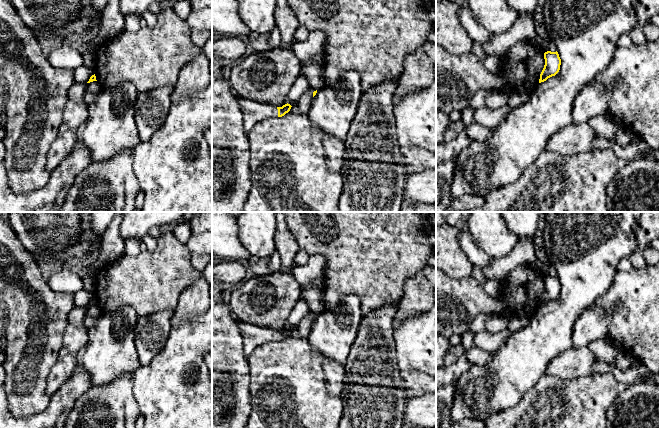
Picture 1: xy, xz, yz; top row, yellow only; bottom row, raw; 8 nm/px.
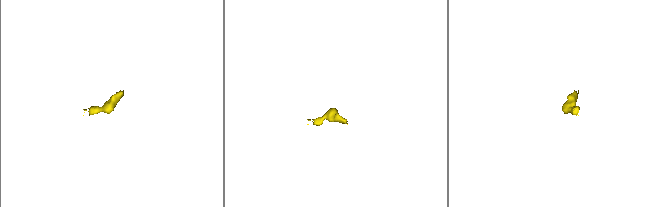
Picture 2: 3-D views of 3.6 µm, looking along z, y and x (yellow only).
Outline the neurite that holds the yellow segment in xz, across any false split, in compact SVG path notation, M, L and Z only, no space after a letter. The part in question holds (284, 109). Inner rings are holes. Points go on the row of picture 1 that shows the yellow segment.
M239 98L239 107L243 114L243 127L247 134L258 122L271 117L282 117L290 111L292 106L287 103L282 107L275 107Z

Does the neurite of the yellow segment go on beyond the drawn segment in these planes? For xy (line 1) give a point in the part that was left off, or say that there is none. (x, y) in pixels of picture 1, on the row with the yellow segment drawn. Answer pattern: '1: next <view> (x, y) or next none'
1: next none

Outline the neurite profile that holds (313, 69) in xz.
M324 54L318 57L314 57L307 62L302 62L300 64L301 74L303 74L308 80L311 87L315 90L319 90L325 86L323 80L323 58Z

